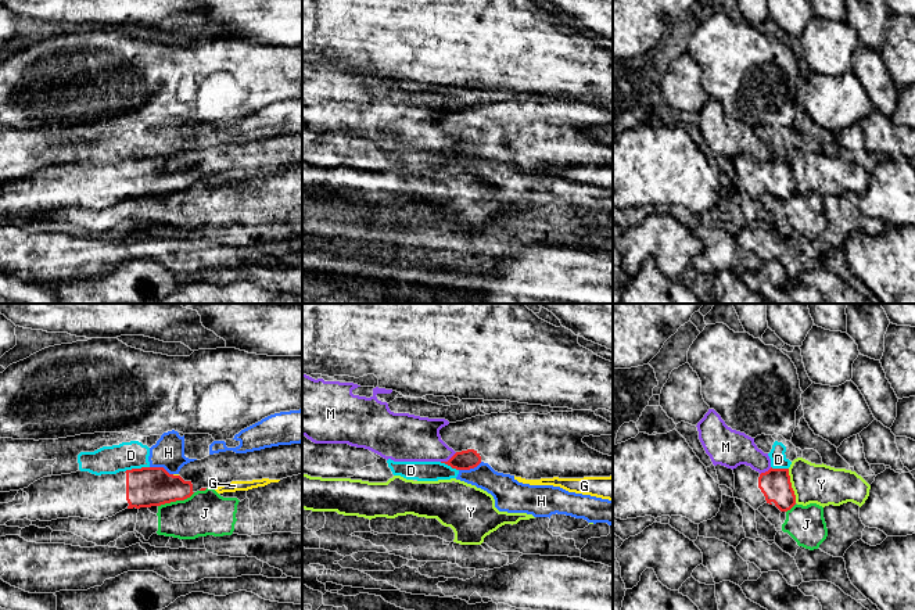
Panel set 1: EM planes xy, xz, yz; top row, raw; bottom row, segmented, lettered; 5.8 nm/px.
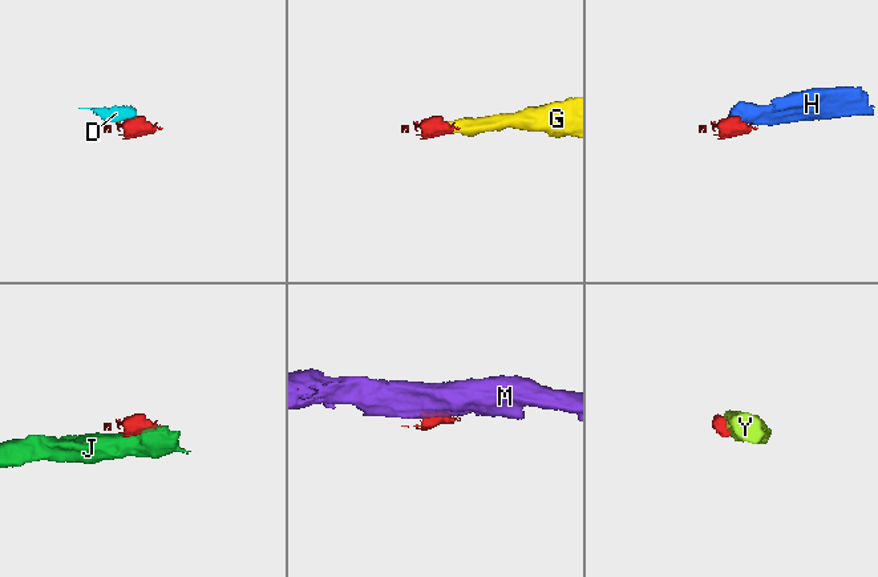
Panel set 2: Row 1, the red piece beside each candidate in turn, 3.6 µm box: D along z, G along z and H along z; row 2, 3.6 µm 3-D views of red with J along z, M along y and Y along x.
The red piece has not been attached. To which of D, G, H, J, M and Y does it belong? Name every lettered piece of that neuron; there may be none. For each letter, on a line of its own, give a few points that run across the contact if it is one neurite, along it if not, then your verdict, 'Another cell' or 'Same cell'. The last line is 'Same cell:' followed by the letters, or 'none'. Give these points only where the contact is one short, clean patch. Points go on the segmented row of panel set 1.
D: Line: xy (149, 466), (125, 472). Another cell
G: Line: xy (172, 474), (178, 476). Another cell
H: Line: xy (150, 466), (162, 466), (172, 474). Another cell
J: Line: xy (194, 492), (183, 499), (165, 502), (158, 506). Another cell
M: Line: xz (456, 452), (441, 462). Another cell
Y: Line: yz (788, 469), (796, 502). Another cell
Same cell: none

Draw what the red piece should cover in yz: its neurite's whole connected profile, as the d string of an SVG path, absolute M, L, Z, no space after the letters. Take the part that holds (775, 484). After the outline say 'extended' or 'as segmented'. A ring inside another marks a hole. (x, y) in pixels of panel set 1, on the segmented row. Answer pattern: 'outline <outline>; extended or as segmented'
outline M740 464L733 469L735 489L733 498L742 499L757 510L764 503L787 512L796 505L796 495L792 488L789 469L769 469L758 473L750 466Z; extended

